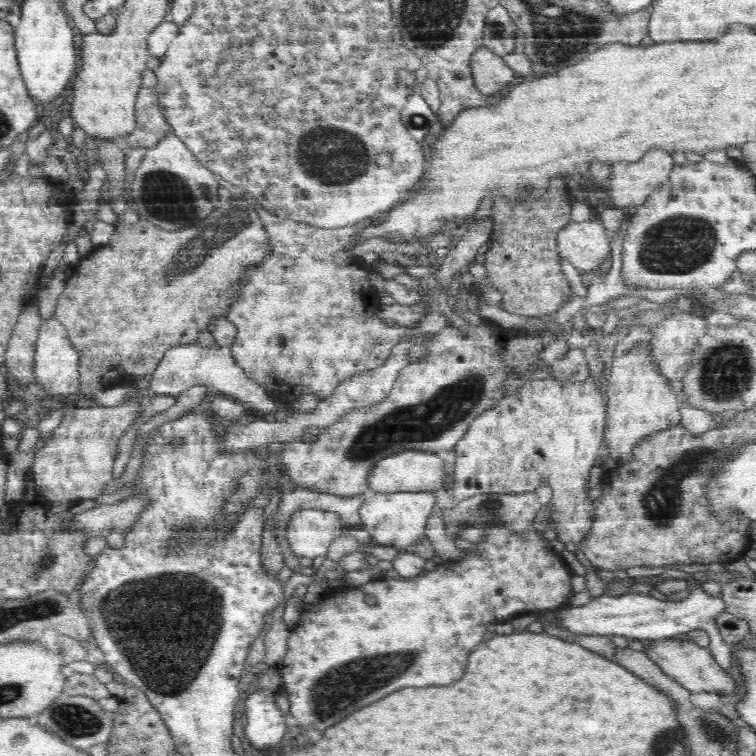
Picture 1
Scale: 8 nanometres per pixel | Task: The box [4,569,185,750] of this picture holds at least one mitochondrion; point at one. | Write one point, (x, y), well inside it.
(73, 720)

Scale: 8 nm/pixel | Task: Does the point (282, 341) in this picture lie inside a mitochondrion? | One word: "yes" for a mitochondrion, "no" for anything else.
yes

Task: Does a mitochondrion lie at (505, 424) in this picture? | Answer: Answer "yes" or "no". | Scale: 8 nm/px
no

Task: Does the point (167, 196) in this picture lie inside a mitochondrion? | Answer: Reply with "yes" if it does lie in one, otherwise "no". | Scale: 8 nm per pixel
yes

